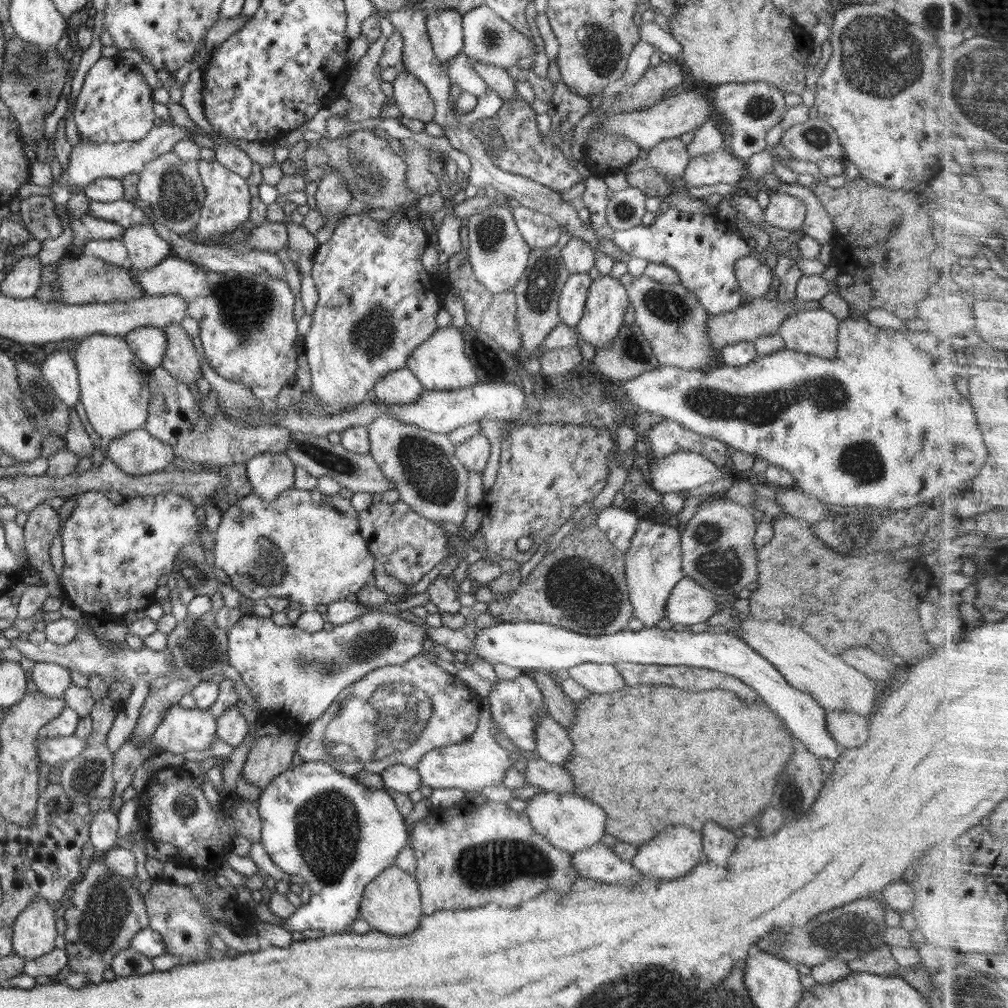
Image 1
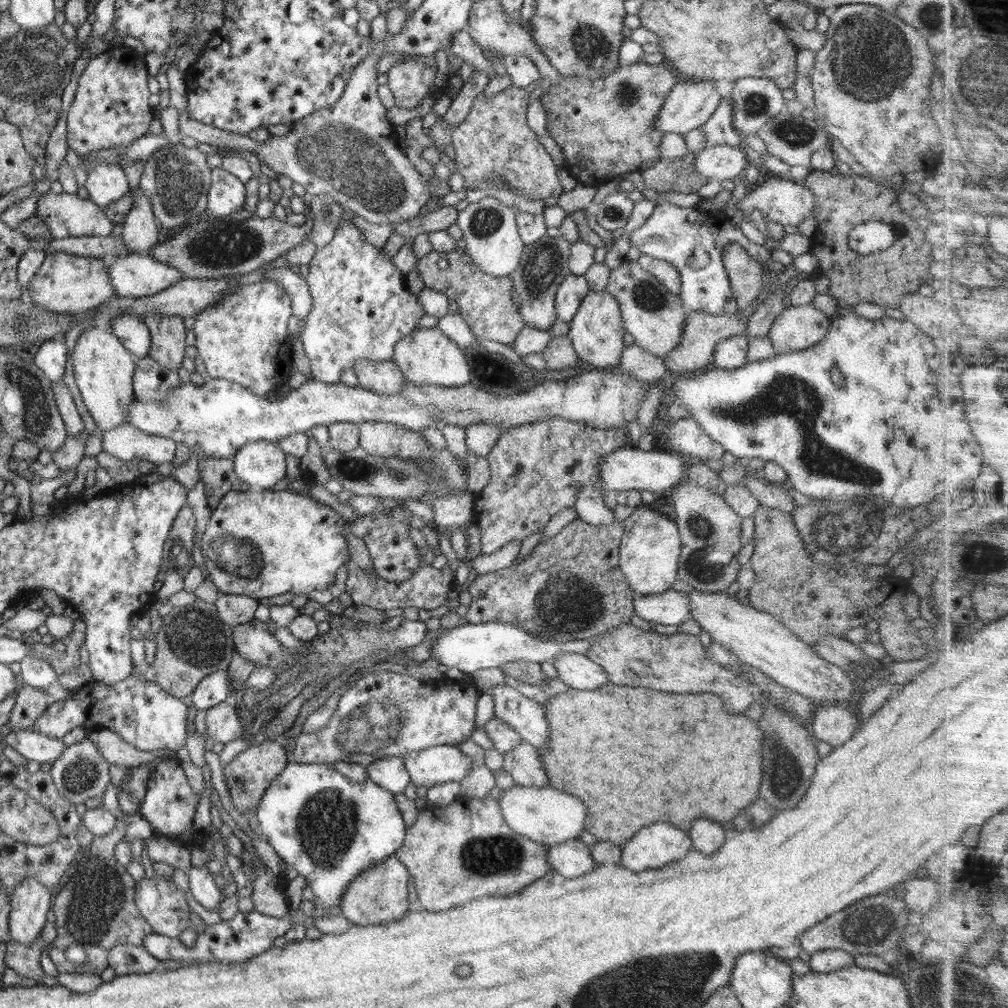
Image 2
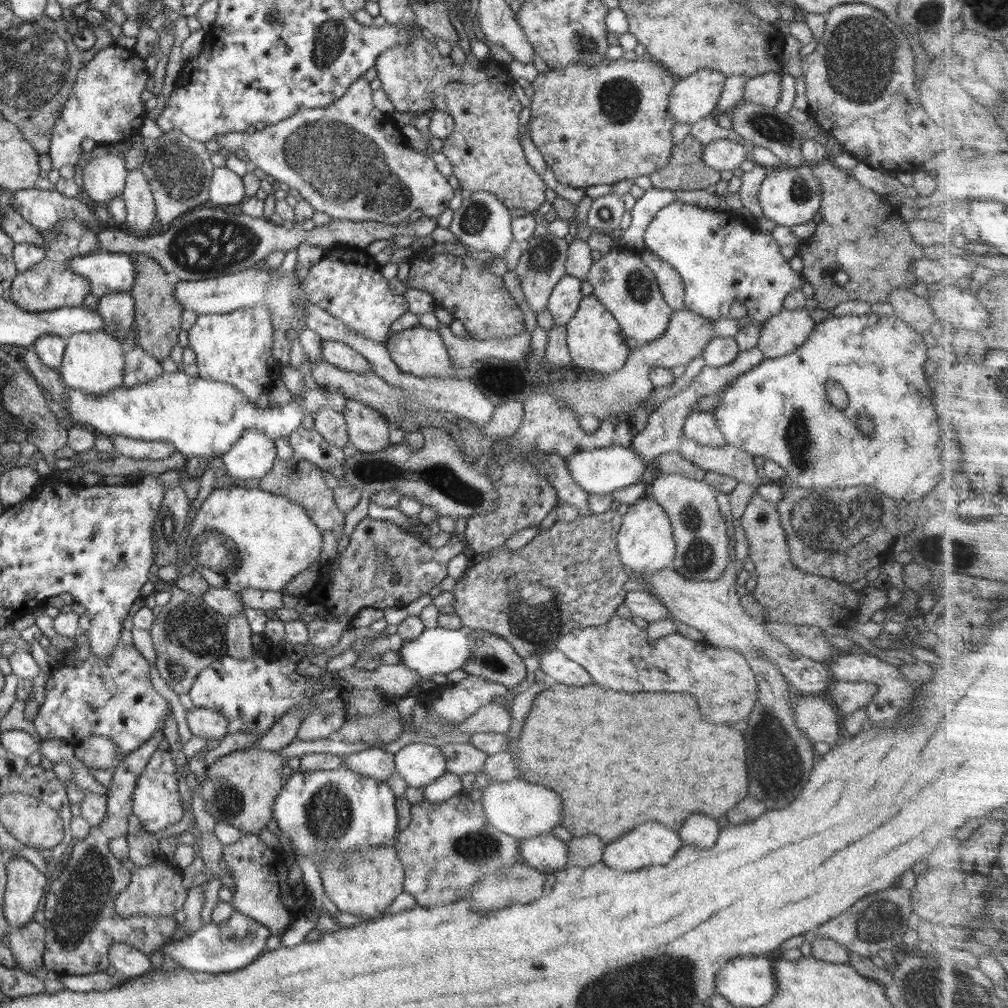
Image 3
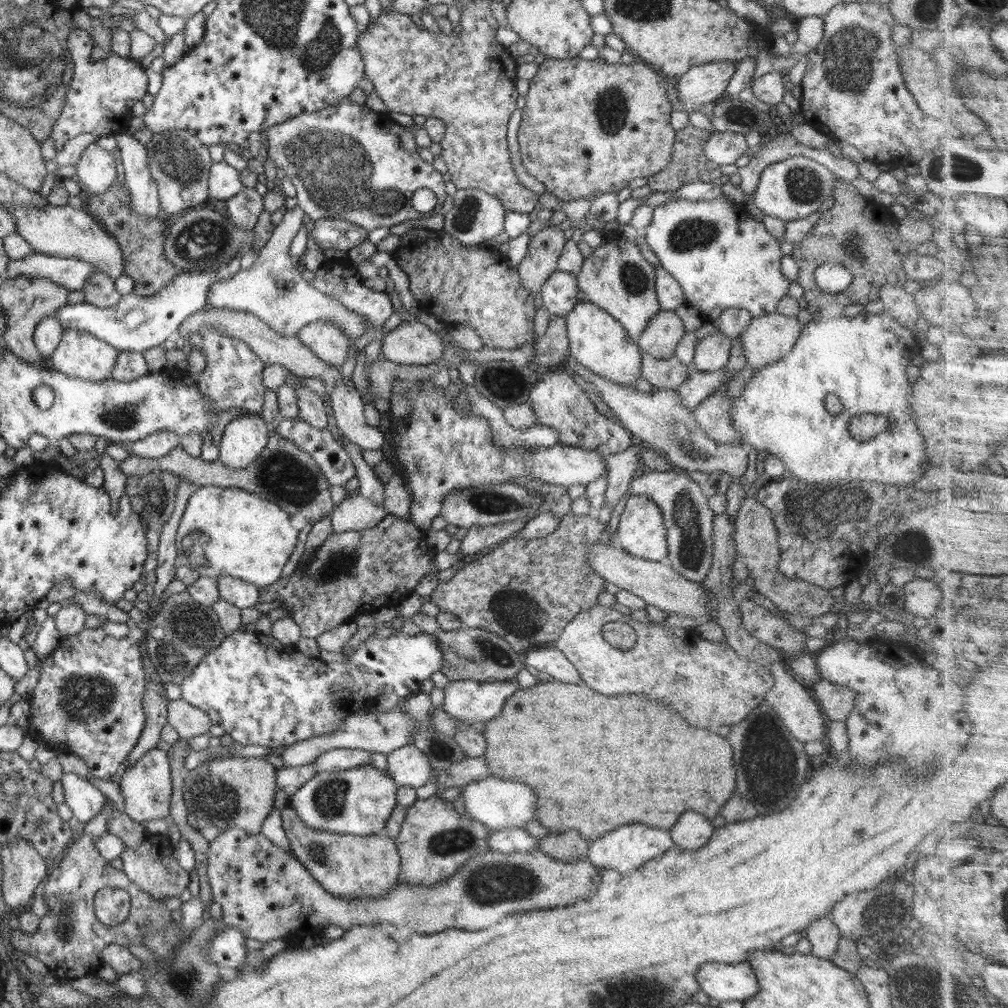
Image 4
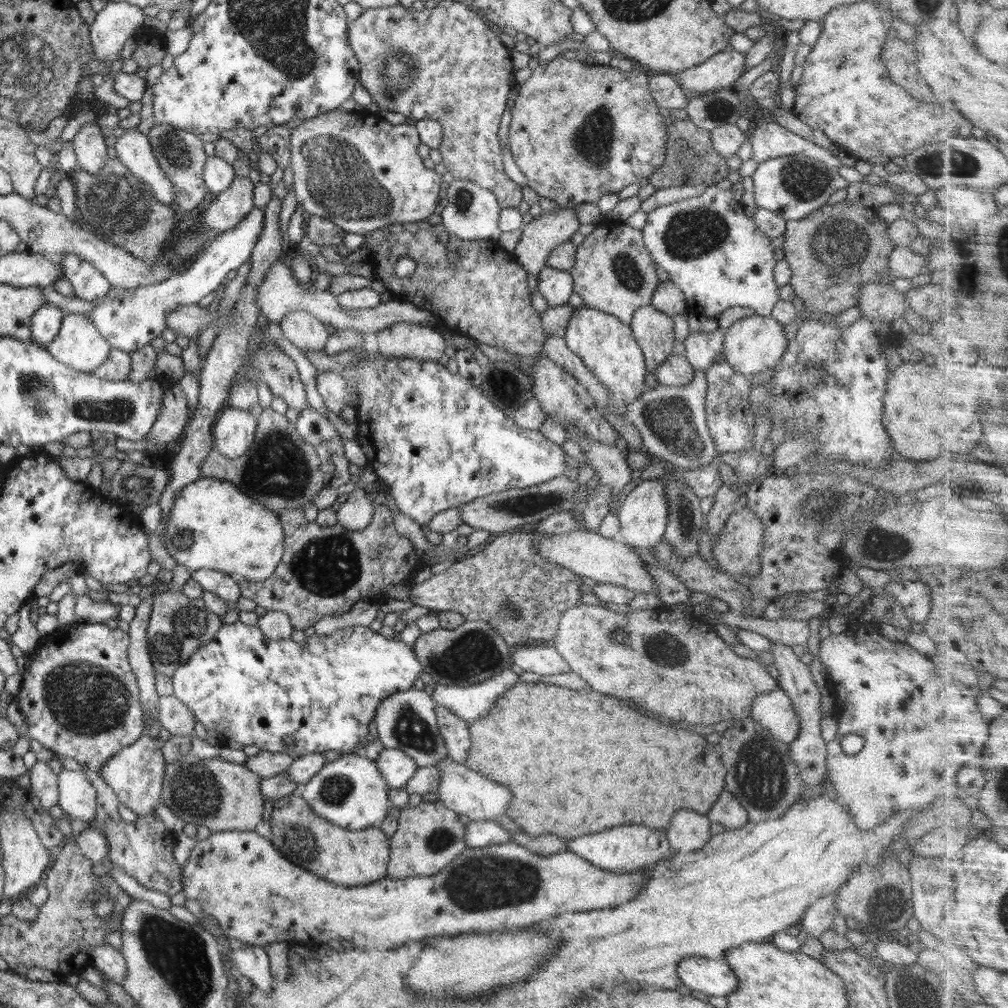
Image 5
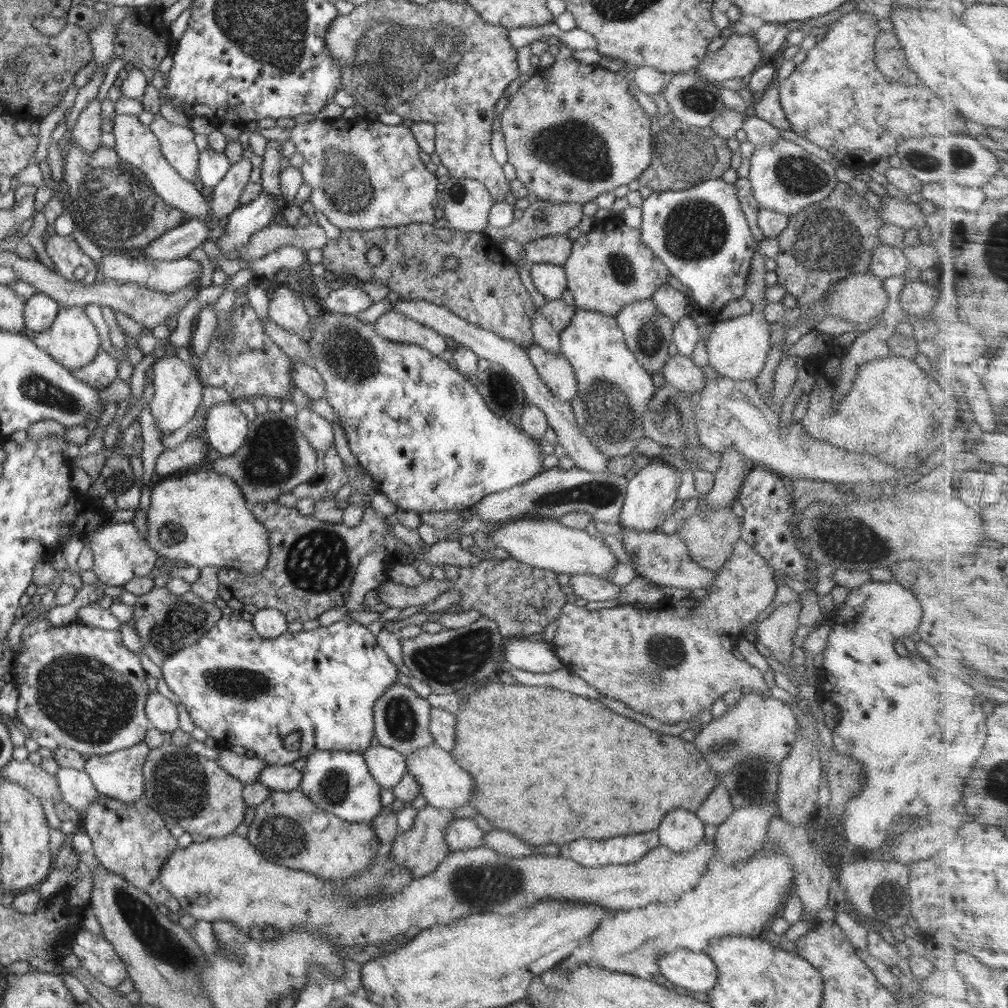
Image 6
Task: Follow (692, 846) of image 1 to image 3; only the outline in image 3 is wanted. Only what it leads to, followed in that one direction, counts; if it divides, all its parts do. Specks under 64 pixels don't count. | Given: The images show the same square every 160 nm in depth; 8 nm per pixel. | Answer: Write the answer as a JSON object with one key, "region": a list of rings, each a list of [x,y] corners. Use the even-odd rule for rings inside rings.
{"region":[[[644,822],[632,832],[626,832],[626,836],[620,836],[620,840],[607,844],[602,855],[602,863],[622,872],[638,871],[656,865],[664,866],[670,863],[676,852],[680,850],[680,846],[682,846],[682,840],[676,832],[664,828],[658,822]]]}

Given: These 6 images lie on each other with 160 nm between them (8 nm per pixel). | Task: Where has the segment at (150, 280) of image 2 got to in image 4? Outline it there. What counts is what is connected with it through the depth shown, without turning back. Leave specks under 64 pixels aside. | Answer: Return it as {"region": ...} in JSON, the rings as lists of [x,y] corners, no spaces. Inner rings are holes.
{"region":[[[32,253],[20,260],[9,259],[10,274],[24,278],[48,278],[68,290],[80,290],[88,279],[102,273],[97,266],[78,258],[58,258],[44,253]]]}

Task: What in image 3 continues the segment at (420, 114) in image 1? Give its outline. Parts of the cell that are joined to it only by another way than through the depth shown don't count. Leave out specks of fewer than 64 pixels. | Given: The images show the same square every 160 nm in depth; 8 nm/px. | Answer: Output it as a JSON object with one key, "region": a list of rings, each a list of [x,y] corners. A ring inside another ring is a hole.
{"region":[[[418,35],[409,45],[396,45],[382,51],[377,56],[375,68],[381,88],[396,111],[411,114],[427,110],[447,112],[454,119],[455,130],[444,139],[441,152],[452,164],[461,190],[489,192],[514,213],[533,214],[546,200],[544,191],[547,187],[540,179],[542,174],[529,166],[518,139],[518,114],[523,107],[513,91],[514,79],[508,72],[508,64],[496,60],[482,62],[479,59],[478,64],[470,64],[467,59],[461,64],[453,63],[450,56],[443,56],[432,42]]]}

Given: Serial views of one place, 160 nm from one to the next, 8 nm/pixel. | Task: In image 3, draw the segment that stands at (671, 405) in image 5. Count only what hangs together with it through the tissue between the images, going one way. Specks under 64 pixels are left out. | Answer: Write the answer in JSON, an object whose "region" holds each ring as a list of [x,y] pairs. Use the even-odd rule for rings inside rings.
{"region":[[[682,437],[679,442],[679,450],[676,451],[702,470],[718,472],[735,478],[739,482],[747,482],[748,486],[752,486],[755,491],[766,482],[765,479],[758,476],[753,456],[731,444],[724,444],[721,447],[704,446]]]}

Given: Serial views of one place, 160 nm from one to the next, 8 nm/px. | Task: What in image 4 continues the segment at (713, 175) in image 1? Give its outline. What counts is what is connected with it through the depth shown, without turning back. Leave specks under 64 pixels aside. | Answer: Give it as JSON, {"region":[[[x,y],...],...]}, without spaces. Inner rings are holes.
{"region":[[[735,132],[712,133],[703,149],[706,158],[718,166],[733,165],[741,156],[752,155],[745,136]]]}

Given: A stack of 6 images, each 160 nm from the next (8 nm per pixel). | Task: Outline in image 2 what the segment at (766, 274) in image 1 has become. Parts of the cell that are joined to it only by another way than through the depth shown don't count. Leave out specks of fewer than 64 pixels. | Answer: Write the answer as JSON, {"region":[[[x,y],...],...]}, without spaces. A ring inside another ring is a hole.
{"region":[[[738,243],[726,244],[722,255],[736,308],[745,309],[762,292],[763,265],[756,262]]]}

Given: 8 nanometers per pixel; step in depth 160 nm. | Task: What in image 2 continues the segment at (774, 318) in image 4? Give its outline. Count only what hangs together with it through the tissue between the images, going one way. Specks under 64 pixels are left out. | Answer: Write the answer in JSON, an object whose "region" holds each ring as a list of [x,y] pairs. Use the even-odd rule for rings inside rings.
{"region":[[[814,305],[787,306],[767,332],[775,355],[811,347],[827,336],[831,317]]]}

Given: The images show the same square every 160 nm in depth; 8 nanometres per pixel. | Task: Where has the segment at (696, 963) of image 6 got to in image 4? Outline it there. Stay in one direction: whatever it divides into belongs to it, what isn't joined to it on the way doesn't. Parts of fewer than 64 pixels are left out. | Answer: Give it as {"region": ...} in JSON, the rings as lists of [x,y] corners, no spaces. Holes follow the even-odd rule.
{"region":[[[746,960],[735,965],[709,962],[696,972],[696,981],[704,994],[719,1002],[749,999],[759,989],[754,968]]]}

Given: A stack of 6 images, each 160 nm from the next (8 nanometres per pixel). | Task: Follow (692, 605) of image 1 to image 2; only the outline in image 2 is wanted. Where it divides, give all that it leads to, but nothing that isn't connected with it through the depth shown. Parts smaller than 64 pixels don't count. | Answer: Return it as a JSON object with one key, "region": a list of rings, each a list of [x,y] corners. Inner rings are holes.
{"region":[[[670,589],[655,595],[638,595],[633,598],[635,613],[655,624],[680,625],[691,618],[691,604],[687,593]]]}

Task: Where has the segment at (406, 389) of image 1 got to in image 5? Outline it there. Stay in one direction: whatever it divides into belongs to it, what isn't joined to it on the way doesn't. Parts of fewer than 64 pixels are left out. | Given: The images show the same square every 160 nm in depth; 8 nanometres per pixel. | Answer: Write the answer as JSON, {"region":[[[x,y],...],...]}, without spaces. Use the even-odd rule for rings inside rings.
{"region":[[[303,310],[288,313],[279,325],[282,336],[303,352],[320,352],[330,337],[324,323]]]}

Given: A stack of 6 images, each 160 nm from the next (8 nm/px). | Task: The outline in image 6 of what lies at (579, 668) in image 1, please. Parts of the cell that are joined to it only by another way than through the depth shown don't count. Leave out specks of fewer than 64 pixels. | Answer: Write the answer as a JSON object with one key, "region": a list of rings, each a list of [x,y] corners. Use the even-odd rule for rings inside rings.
{"region":[[[510,639],[503,648],[503,661],[526,672],[544,674],[564,667],[551,643]]]}

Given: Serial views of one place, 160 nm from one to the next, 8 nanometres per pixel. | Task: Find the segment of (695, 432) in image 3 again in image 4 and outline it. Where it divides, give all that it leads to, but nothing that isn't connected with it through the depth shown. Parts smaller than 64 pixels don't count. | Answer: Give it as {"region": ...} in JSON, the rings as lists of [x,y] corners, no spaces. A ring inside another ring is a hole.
{"region":[[[726,386],[708,396],[693,410],[696,424],[711,440],[722,444],[742,442],[738,432],[732,428],[730,413],[733,398],[728,398]]]}

